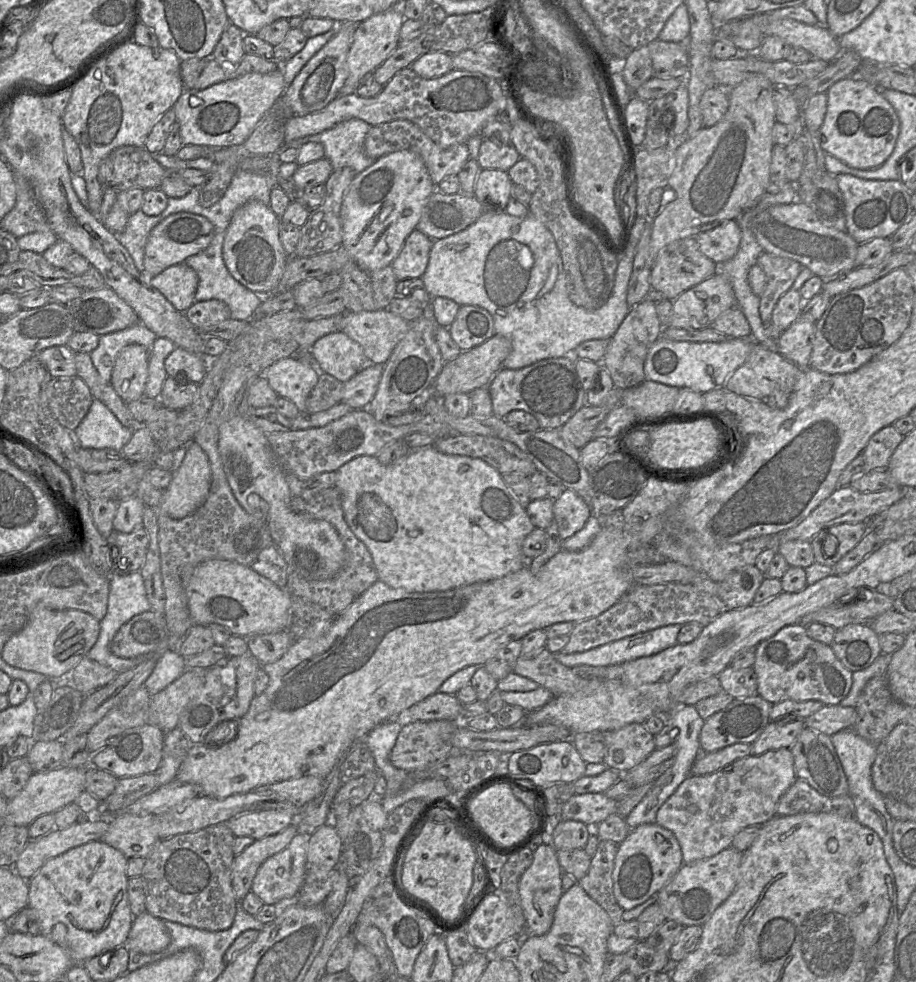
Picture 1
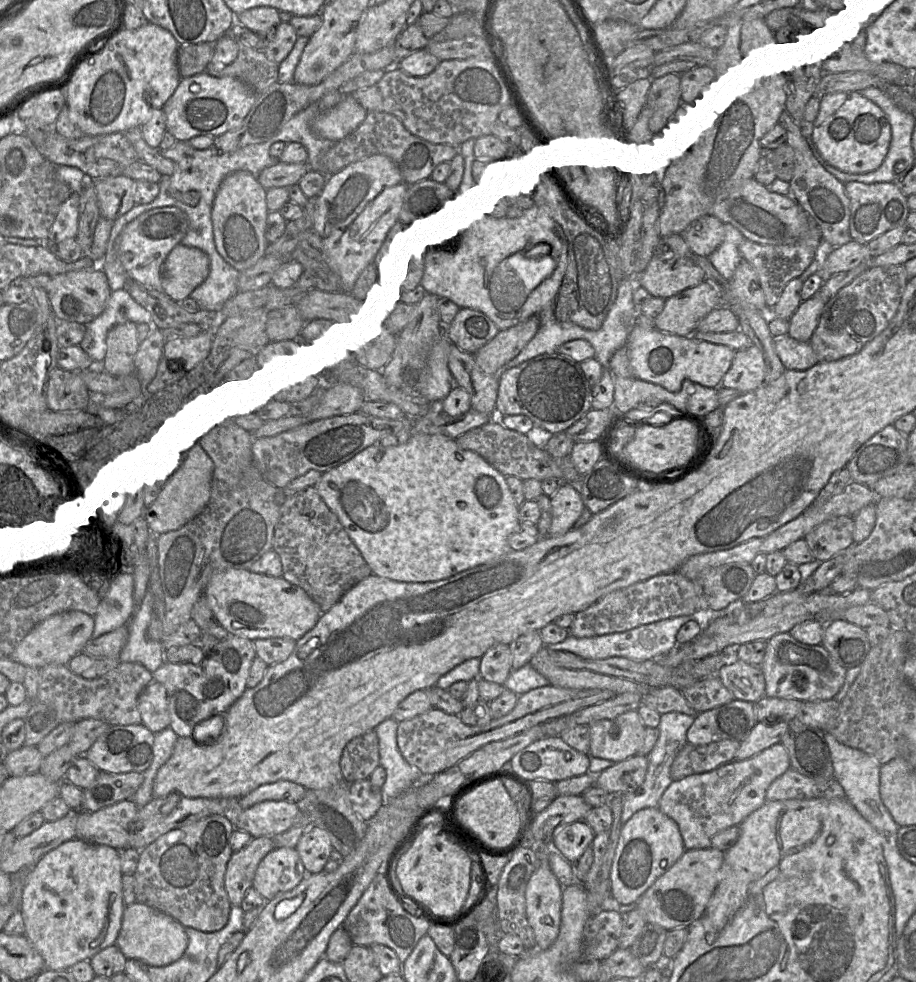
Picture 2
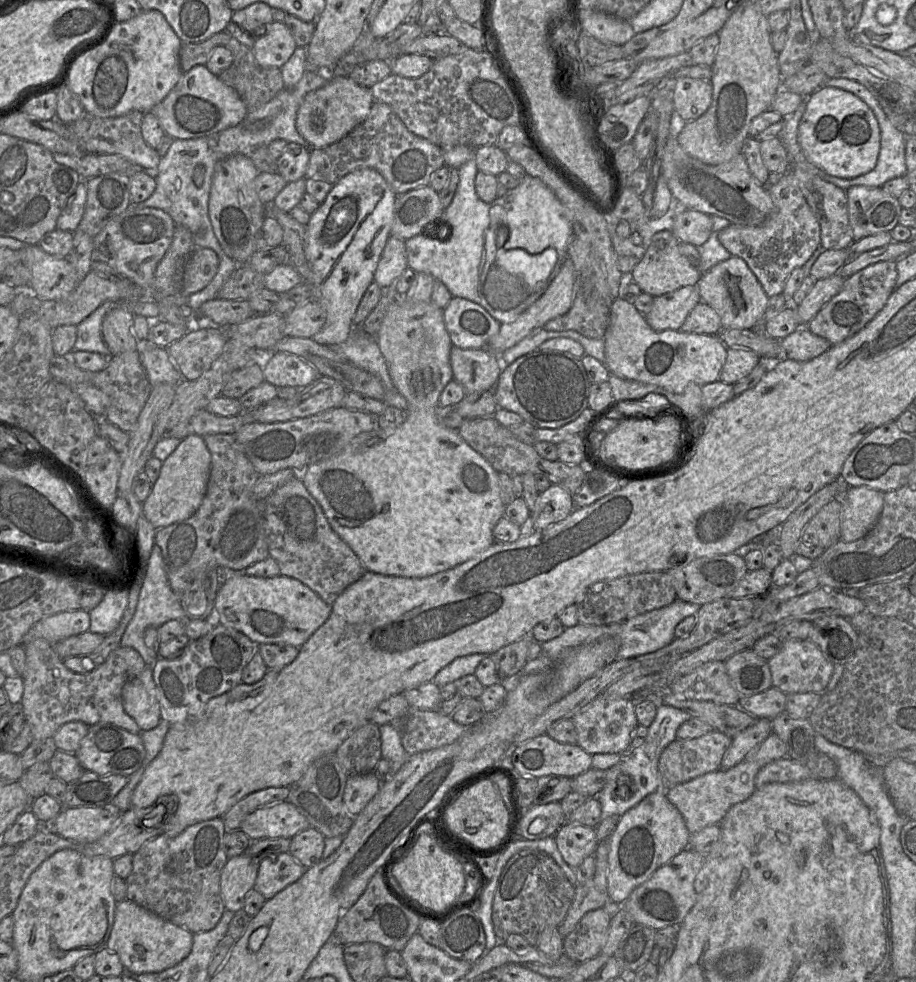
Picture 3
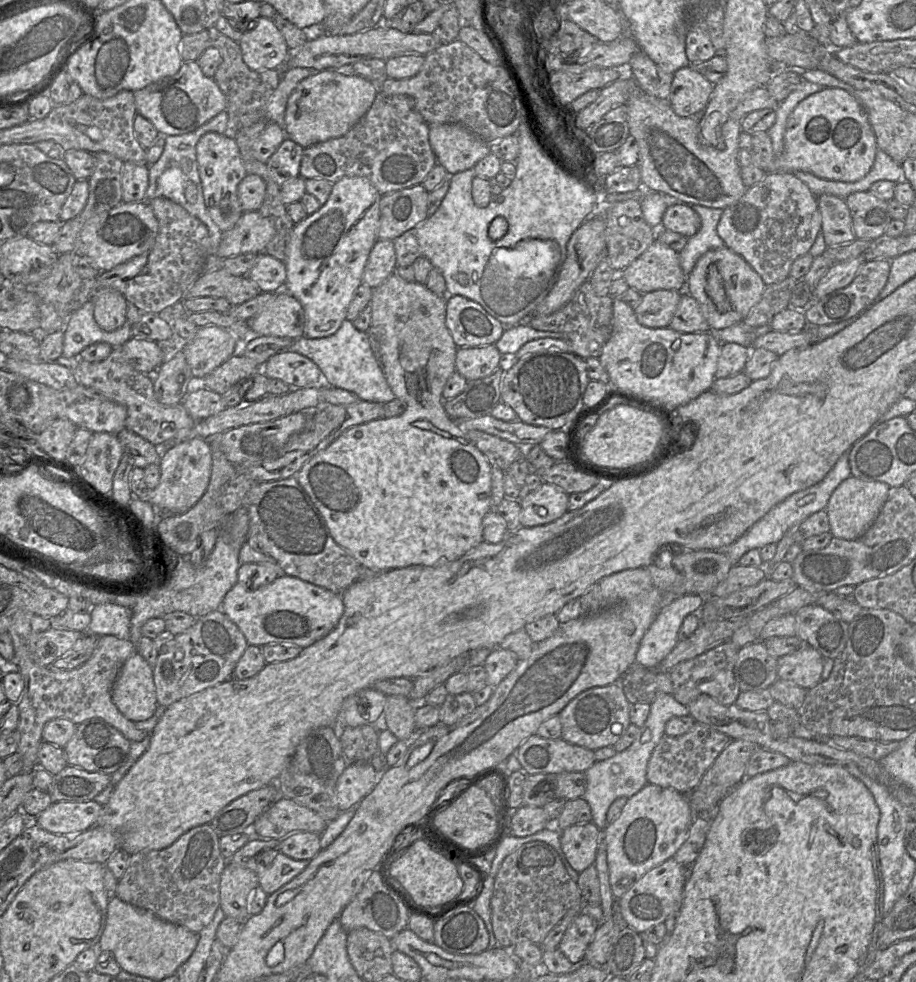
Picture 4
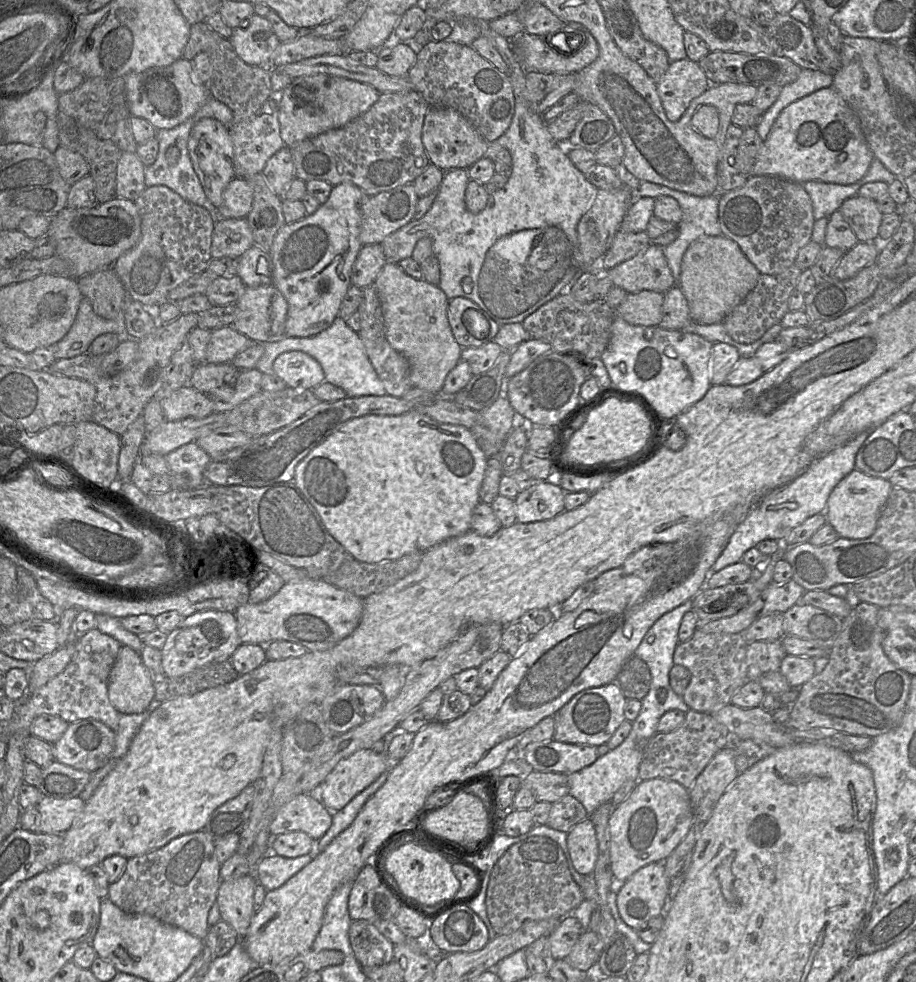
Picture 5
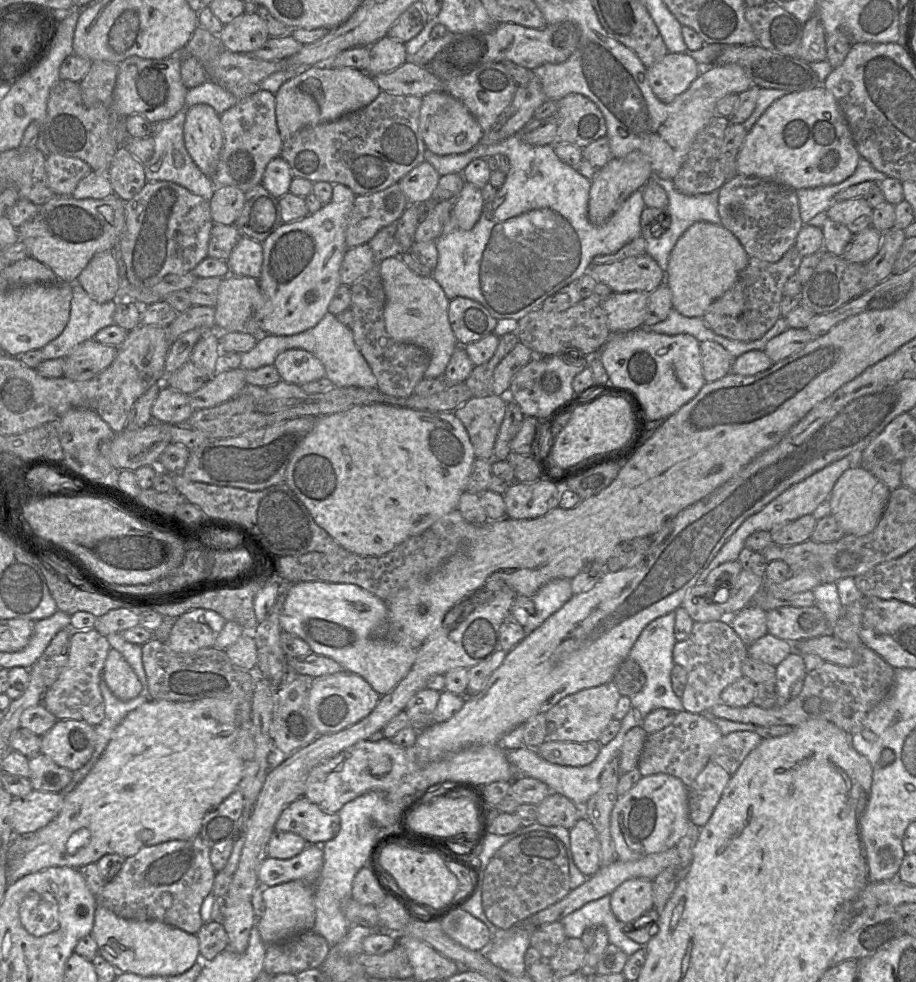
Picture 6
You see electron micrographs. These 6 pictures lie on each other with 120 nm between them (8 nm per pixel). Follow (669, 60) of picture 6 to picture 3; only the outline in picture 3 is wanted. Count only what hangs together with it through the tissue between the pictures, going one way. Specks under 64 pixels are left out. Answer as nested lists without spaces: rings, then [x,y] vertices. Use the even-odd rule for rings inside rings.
[[[680,77],[674,82],[673,105],[676,118],[692,121],[703,115],[712,103],[710,81]]]

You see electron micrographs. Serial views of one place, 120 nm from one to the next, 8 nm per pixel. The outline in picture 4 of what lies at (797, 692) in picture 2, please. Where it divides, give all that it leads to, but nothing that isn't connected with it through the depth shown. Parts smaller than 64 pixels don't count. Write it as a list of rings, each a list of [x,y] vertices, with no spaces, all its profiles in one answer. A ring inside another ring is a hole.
[[[805,644],[799,650],[777,659],[778,678],[794,683],[806,690],[819,684],[823,670],[823,656]]]

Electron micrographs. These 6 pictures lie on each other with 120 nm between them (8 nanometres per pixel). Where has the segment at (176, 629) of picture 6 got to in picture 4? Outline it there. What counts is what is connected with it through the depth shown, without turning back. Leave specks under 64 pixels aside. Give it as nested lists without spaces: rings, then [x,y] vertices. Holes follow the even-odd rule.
[[[221,609],[197,617],[196,622],[175,635],[168,650],[157,657],[153,678],[158,705],[167,708],[176,701],[227,681],[248,645],[239,627]]]

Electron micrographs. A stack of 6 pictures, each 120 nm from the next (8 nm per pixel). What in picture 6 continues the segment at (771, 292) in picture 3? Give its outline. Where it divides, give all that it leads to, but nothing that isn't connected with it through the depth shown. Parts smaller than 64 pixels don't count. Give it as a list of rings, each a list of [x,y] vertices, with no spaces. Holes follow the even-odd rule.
[[[738,174],[718,191],[721,225],[736,236],[749,258],[774,263],[795,245],[804,225],[796,190],[770,180]]]

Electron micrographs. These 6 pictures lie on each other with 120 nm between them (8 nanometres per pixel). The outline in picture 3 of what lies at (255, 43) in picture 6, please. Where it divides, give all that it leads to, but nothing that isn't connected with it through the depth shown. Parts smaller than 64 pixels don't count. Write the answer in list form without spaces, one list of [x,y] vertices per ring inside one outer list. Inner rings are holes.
[[[273,21],[265,26],[263,35],[253,37],[255,43],[252,52],[261,67],[281,69],[293,55],[297,44],[284,22]]]

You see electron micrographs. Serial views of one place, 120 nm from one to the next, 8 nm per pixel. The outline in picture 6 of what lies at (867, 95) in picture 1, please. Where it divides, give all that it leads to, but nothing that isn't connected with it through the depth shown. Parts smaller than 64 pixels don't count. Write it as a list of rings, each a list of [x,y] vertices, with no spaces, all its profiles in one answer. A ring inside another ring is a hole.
[[[820,84],[811,90],[789,93],[776,100],[747,133],[738,153],[738,174],[770,180],[794,190],[839,184],[856,170],[861,156],[847,120],[834,95]]]

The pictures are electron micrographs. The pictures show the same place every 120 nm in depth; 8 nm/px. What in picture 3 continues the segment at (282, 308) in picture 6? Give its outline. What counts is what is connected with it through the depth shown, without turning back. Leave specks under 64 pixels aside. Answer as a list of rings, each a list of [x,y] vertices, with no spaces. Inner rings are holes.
[[[363,168],[345,175],[337,183],[335,183],[332,189],[329,191],[324,202],[319,204],[316,211],[311,214],[310,220],[306,224],[305,244],[305,255],[310,265],[311,273],[309,274],[309,277],[304,280],[304,282],[306,282],[311,287],[313,299],[317,300],[326,311],[326,321],[324,326],[312,337],[313,341],[315,341],[316,343],[326,345],[328,347],[333,347],[344,342],[348,338],[349,333],[353,328],[353,317],[355,315],[356,309],[366,289],[374,280],[374,273],[378,266],[378,262],[386,245],[386,242],[391,236],[396,197],[397,195],[380,173],[371,168]]]

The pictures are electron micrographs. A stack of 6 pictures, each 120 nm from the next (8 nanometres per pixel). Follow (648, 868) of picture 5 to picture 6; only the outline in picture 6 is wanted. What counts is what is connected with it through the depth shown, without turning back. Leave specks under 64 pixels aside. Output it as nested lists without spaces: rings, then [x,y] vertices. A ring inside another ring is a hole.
[[[635,878],[624,881],[610,894],[610,906],[622,923],[630,923],[654,908],[653,881]]]

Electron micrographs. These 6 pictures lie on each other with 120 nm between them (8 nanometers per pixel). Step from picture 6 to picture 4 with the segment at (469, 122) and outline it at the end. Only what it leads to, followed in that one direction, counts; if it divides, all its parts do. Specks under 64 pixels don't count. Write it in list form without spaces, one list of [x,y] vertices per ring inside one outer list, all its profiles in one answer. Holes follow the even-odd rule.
[[[430,124],[429,143],[437,163],[444,167],[449,175],[474,168],[490,153],[490,144],[460,124]]]

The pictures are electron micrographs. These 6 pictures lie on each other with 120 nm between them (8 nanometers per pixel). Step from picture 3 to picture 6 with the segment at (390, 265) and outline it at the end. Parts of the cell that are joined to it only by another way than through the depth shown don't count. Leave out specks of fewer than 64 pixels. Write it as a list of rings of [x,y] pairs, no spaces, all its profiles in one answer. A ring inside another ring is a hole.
[[[368,244],[347,248],[340,267],[342,285],[351,286],[376,264]]]

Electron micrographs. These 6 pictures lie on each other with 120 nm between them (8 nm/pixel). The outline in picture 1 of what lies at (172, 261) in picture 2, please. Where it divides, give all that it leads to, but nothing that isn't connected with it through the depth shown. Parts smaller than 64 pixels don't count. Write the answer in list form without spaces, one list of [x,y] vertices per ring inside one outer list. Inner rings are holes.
[[[184,262],[172,265],[148,279],[148,285],[163,294],[181,313],[185,313],[195,302],[198,283],[196,271]]]

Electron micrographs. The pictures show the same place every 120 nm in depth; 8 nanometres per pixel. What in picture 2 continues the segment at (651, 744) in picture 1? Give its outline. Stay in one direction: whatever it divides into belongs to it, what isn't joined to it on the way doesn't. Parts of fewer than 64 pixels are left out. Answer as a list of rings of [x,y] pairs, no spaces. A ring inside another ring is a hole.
[[[637,710],[625,712],[615,719],[594,721],[589,724],[589,754],[615,763],[637,755],[644,741],[645,728]],[[613,724],[620,728],[617,737],[612,737],[609,732]]]

